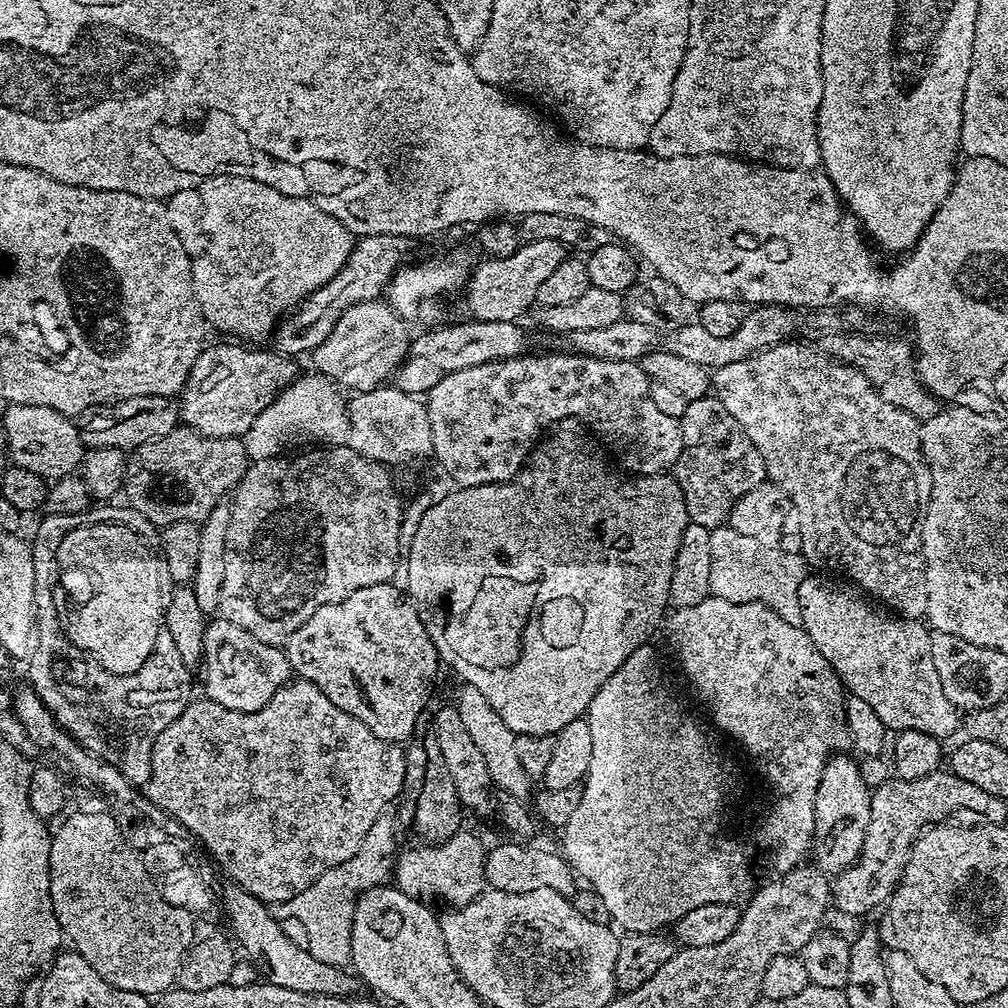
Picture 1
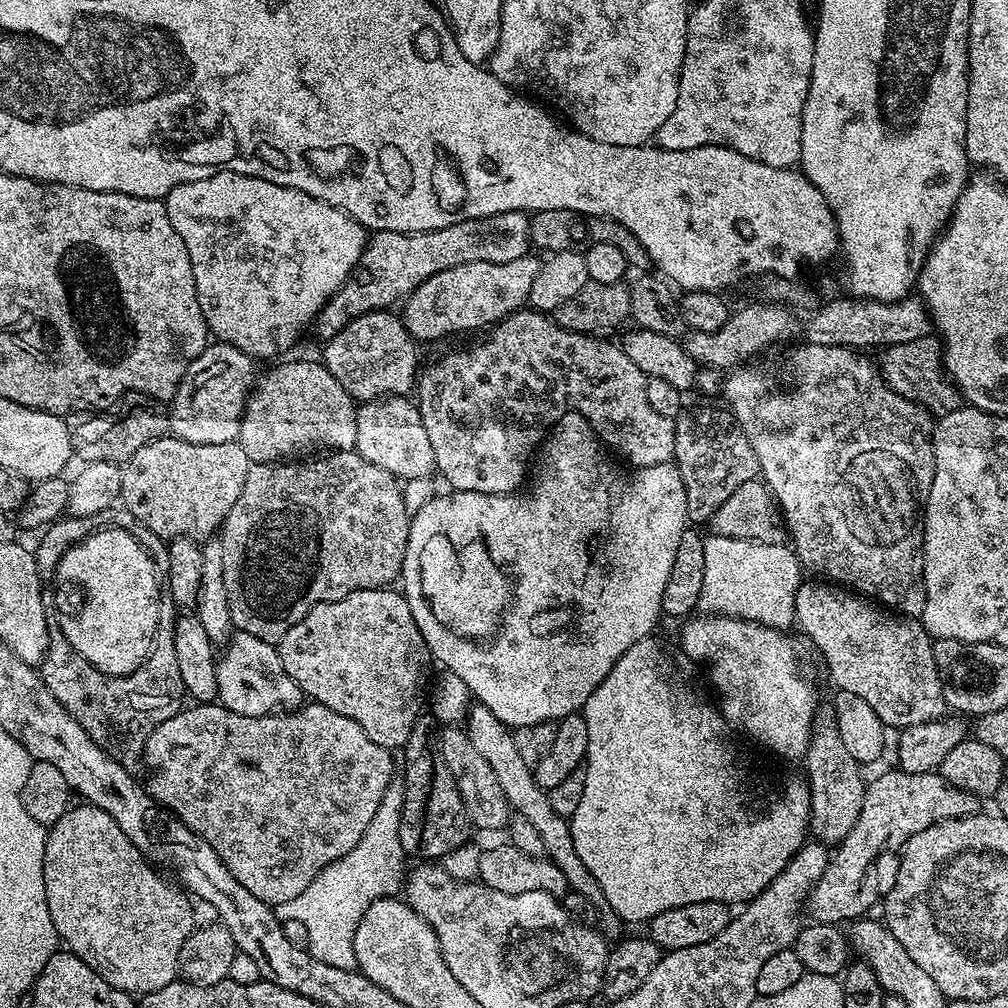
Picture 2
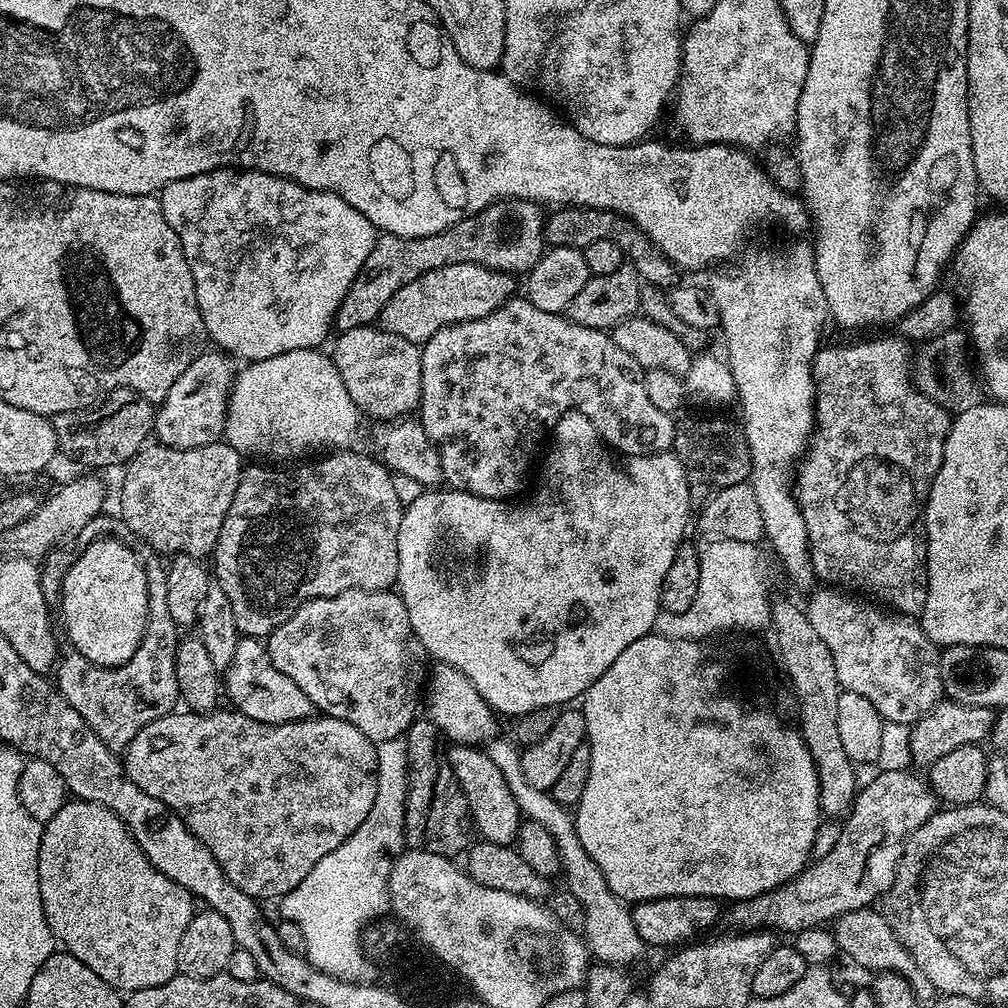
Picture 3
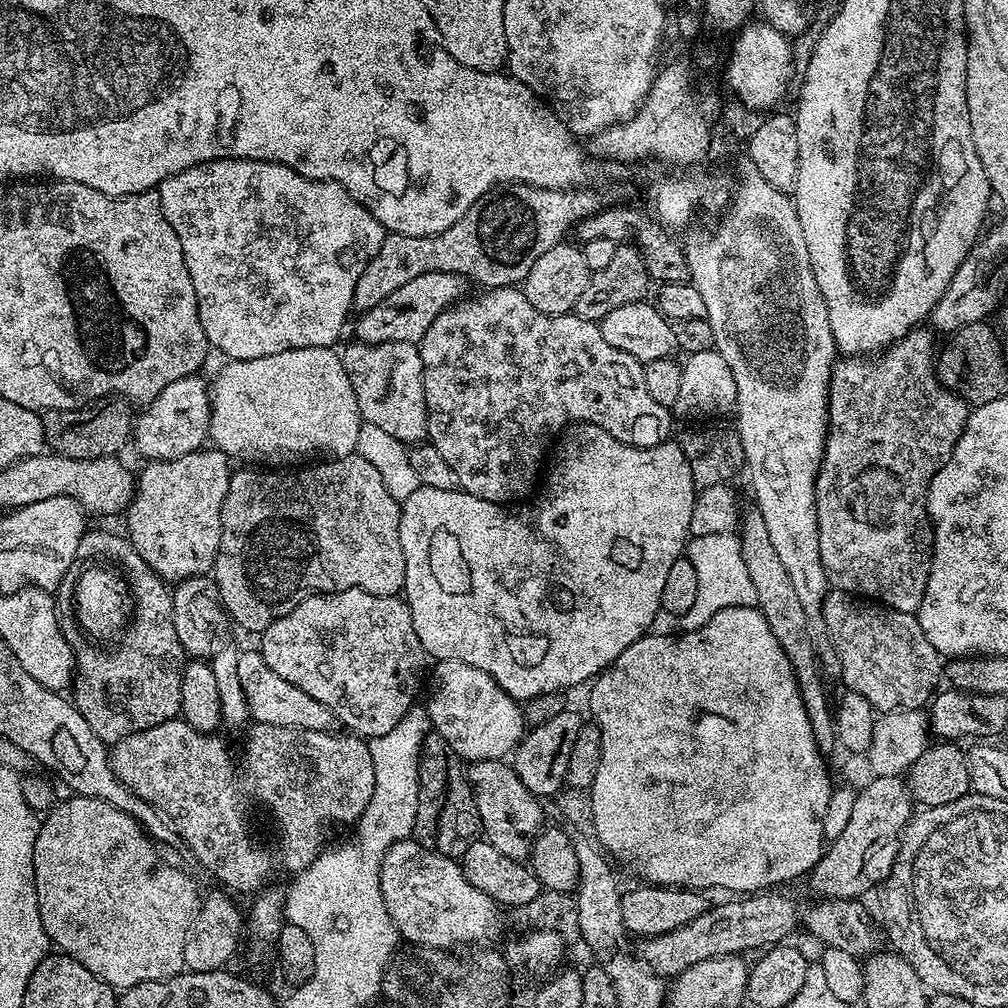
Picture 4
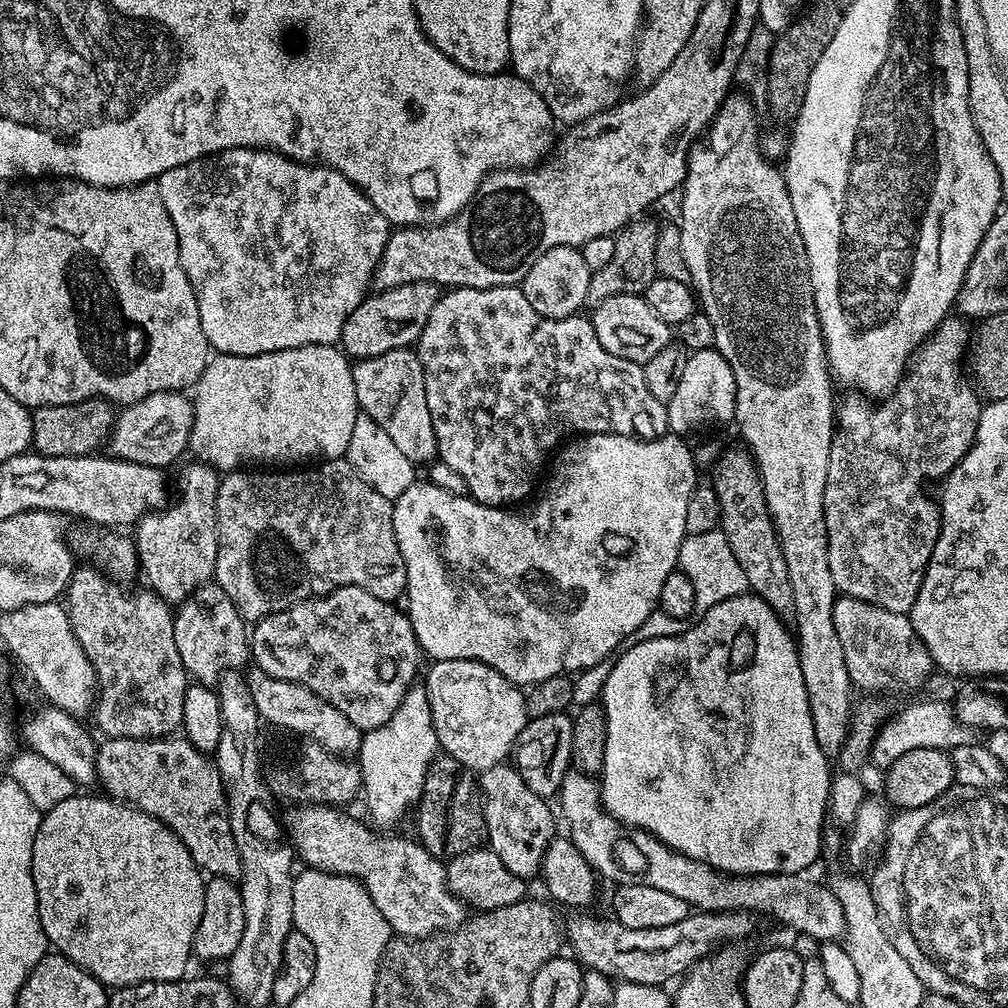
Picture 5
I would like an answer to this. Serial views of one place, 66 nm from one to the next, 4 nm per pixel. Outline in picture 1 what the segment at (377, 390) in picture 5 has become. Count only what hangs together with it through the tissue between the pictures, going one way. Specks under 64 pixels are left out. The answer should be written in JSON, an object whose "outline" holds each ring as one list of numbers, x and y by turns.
{"outline":[[383,299,358,302,358,306,350,306,350,310,338,318,334,330,330,330,330,338,310,353,310,360,316,367,313,369,341,389,352,388,353,393,381,387,395,377,397,368,408,357,410,335,404,324,407,324,405,317,397,314]]}

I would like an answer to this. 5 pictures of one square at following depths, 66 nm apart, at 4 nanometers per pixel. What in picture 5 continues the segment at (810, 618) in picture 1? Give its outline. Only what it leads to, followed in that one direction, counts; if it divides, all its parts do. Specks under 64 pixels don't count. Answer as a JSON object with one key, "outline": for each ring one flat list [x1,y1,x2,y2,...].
{"outline":[[841,595,834,602,834,630,838,630,838,642,842,642,846,670,853,685,859,691,861,688,868,692,864,694,912,692,929,683,934,665,907,615,894,614,894,610,882,610,882,606]]}

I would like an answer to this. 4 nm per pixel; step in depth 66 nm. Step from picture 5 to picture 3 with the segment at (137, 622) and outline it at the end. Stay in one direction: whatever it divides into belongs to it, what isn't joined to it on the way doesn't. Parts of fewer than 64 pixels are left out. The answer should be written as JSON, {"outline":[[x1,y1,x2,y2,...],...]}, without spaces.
{"outline":[[103,512,91,519,74,538,75,543,79,543,78,546,83,548,94,543,96,539,114,535,115,539,131,548,136,555,142,558,145,573,148,576,148,592,151,600,148,607,148,625,145,626,144,637,137,648,137,652,129,661,117,668,103,668,95,665,94,662,83,657,67,638,61,639,58,644,58,663,54,669,54,677,56,676,54,684,66,703,74,706,74,710,78,710,78,714,82,714,86,726,90,726,90,730,94,730,96,737,107,748,123,750,132,741,134,734,138,734,138,730,142,730,142,726,168,715,177,707,180,700,178,678,176,677,176,645,178,643,176,632,178,633,178,626,170,618,170,605,166,599,168,569,165,561,149,549,145,540,138,538,130,529,123,527,115,515,112,515,113,517,108,515]]}

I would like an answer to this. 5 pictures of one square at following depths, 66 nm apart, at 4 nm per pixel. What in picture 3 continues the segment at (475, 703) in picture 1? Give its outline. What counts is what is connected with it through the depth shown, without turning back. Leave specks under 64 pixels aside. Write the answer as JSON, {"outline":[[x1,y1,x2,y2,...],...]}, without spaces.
{"outline":[[495,738,486,744,486,751,490,762,502,770,502,776,506,778,506,786,510,786,510,792,514,794,514,800,518,802,521,813,527,819,538,822,538,826,546,826,550,830,550,838,556,843,556,853,560,855,562,880,565,880,566,890,582,902,582,910,586,910,586,926,582,933,588,951,601,964,615,964,617,966,629,966,646,952,646,946,642,938,638,938,638,930,634,930,632,913,625,901,619,900,610,890,602,870,586,854,582,842,578,839,578,830,573,813,565,805,559,804,552,796,551,791,543,792,526,782,526,774,522,774,522,762,520,761,521,749,511,739,502,740]]}

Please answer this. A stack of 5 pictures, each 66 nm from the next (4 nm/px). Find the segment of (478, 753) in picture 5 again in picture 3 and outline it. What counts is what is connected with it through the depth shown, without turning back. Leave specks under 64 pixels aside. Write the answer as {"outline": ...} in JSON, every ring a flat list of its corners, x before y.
{"outline":[[437,663,429,675,424,696,427,717,438,728,439,733,451,743,468,747,479,747,495,739,498,735,498,716,486,703,477,688,461,671,448,664]]}

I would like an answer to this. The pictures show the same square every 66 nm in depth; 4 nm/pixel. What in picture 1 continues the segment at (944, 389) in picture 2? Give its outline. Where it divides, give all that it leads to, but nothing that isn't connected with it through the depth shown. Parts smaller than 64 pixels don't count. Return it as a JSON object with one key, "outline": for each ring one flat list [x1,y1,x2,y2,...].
{"outline":[[845,330,838,334,823,337,822,351,824,355,840,361,841,364,853,364,859,372,866,374,866,378,894,406,906,410,917,420,923,422,934,418,942,407,940,401,929,388,924,387,920,376,916,372,916,357,911,343,904,340,891,340,888,336,860,336,859,331]]}

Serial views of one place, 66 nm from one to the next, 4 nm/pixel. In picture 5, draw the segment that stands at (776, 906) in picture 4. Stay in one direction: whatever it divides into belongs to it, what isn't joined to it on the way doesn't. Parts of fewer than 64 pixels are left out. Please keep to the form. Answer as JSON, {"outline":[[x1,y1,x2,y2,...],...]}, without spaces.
{"outline":[[693,911,682,922,673,922,671,926,658,926,654,930,634,930,630,926,622,926,614,918,599,920,596,916,584,916,588,914,572,914,566,924,566,940,572,943,571,951,578,957,585,969,602,972,609,978,619,978,621,981,633,980,639,984,667,985,667,980,675,981,683,977,688,969,703,960,705,956,711,956,721,946,728,946,731,940,740,940,752,932,753,917,743,912,701,912]]}

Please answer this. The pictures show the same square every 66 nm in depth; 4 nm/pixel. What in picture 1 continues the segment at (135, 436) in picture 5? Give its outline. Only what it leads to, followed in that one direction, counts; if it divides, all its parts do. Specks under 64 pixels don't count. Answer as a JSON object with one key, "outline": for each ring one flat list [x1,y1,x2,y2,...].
{"outline":[[224,342,205,347,188,375,184,390,178,397,180,405,180,424,192,431,210,438,243,438,251,430,258,414,275,402,284,389,289,388,297,378,297,361,291,356,282,356,275,350,263,352,260,346,245,346,240,342]]}

